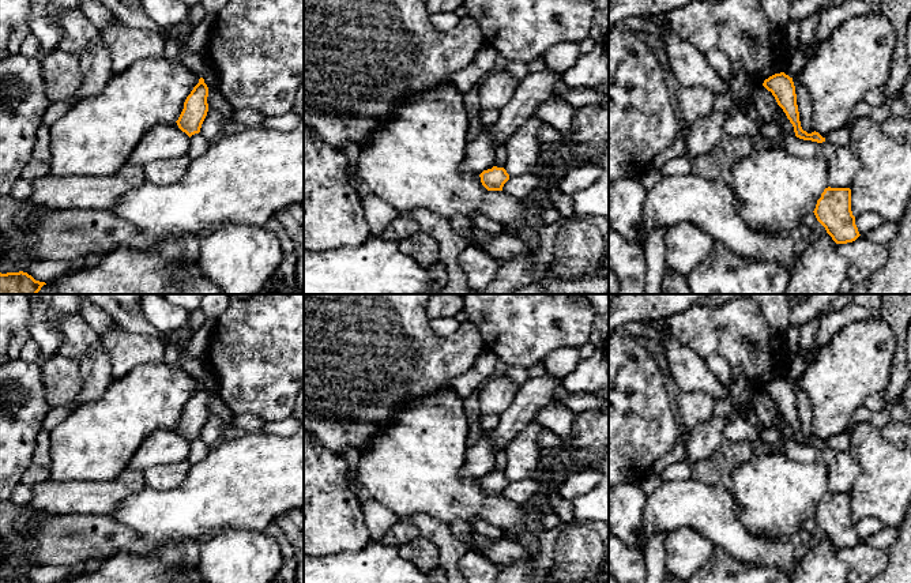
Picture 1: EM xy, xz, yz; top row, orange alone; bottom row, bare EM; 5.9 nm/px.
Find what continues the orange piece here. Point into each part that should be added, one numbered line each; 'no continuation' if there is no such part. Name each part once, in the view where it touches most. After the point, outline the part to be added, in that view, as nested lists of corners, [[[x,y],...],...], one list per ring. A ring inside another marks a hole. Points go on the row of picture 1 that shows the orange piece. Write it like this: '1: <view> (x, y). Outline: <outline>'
no continuation

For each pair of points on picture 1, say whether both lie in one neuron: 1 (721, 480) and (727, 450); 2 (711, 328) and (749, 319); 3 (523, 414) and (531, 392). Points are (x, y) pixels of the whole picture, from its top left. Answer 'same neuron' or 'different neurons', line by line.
1: same neuron
2: same neuron
3: same neuron

